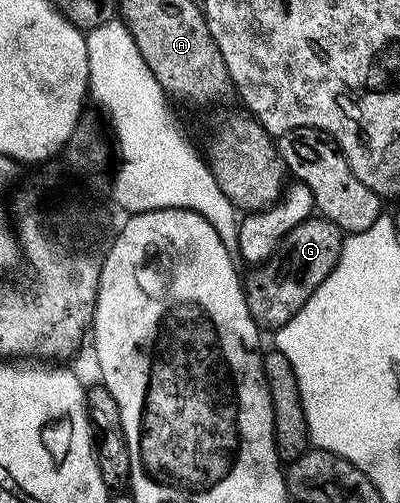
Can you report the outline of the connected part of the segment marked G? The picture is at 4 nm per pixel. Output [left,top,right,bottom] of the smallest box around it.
[243,217,345,329]

